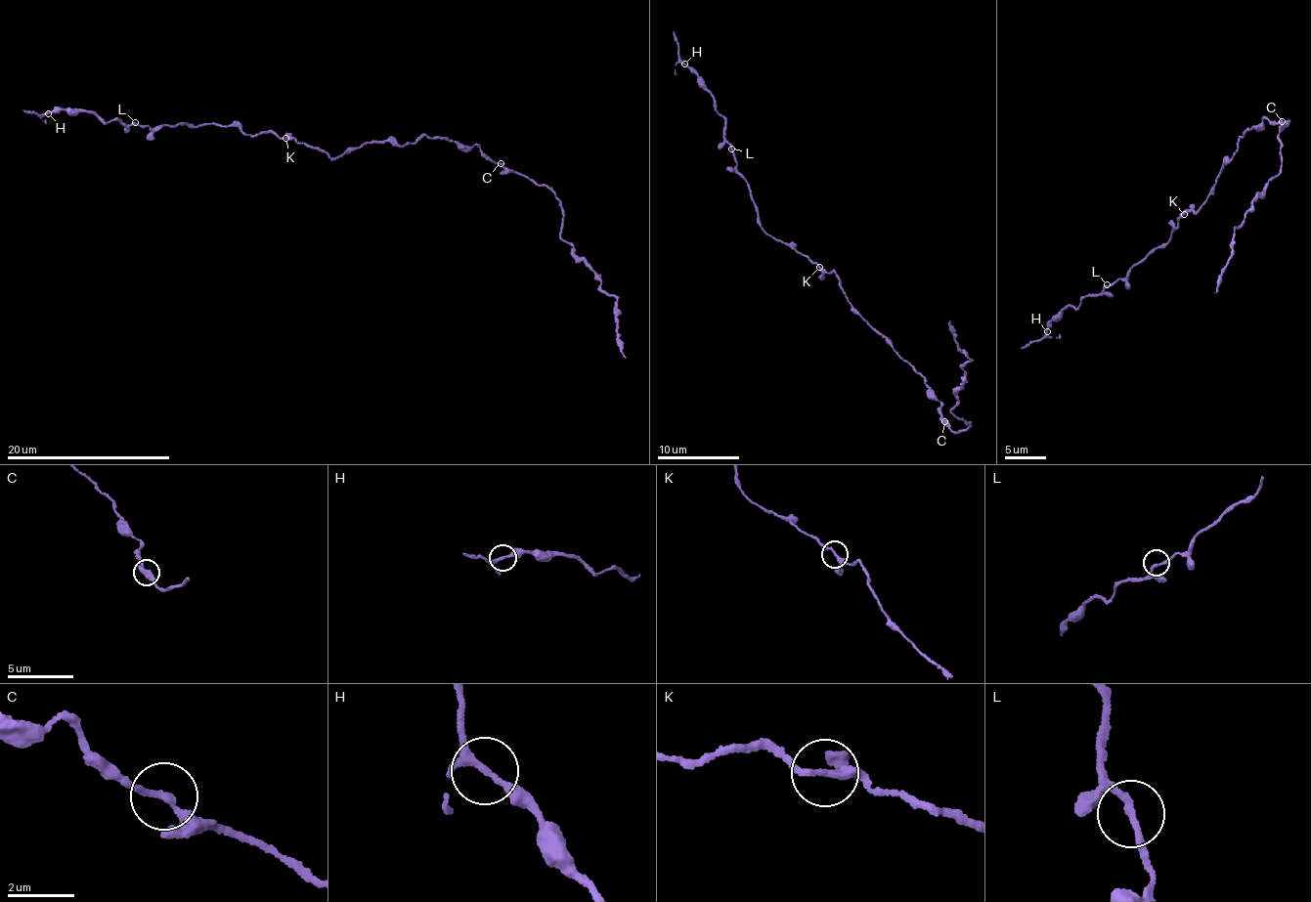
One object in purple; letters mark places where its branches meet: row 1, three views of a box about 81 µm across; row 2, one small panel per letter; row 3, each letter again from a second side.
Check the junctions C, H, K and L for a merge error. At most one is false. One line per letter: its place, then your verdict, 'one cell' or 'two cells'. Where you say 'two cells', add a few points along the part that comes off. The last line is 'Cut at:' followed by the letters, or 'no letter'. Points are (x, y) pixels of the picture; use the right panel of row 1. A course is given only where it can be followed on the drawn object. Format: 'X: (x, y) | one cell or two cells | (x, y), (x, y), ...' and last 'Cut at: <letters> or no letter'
C: (1282, 121) | one cell
H: (1047, 331) | one cell
K: (1184, 214) | one cell
L: (1107, 284) | one cell
Cut at: no letter

